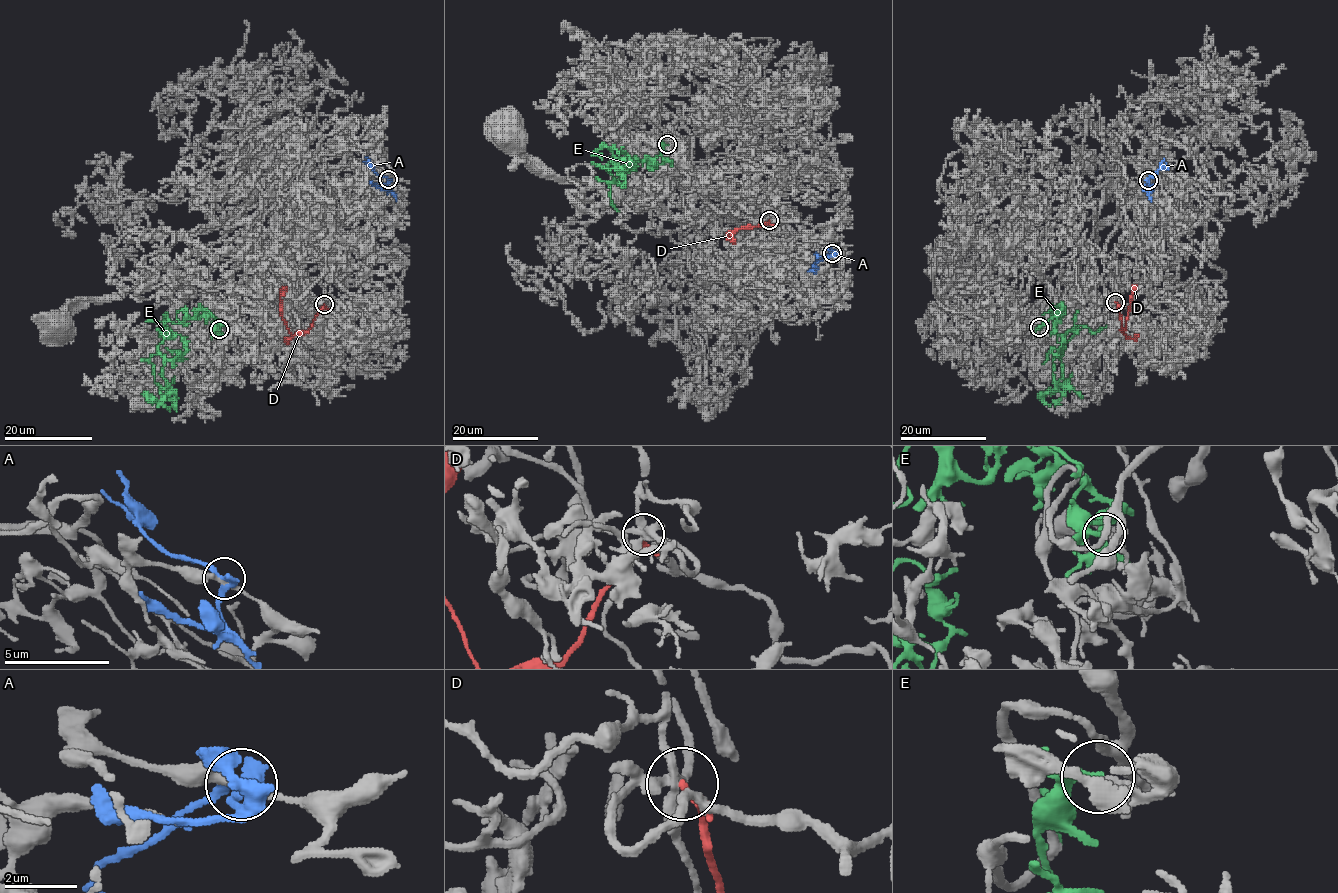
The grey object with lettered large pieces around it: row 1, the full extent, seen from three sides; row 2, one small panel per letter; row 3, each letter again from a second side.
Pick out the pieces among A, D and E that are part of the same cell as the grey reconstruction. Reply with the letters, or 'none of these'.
E

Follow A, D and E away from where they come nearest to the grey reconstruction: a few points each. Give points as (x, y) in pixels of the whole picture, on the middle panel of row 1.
A: (832, 252), (807, 270)
D: (769, 220), (727, 233), (732, 240)
E: (667, 144), (656, 167), (612, 159), (623, 183), (600, 167), (621, 160), (609, 147), (602, 159)

